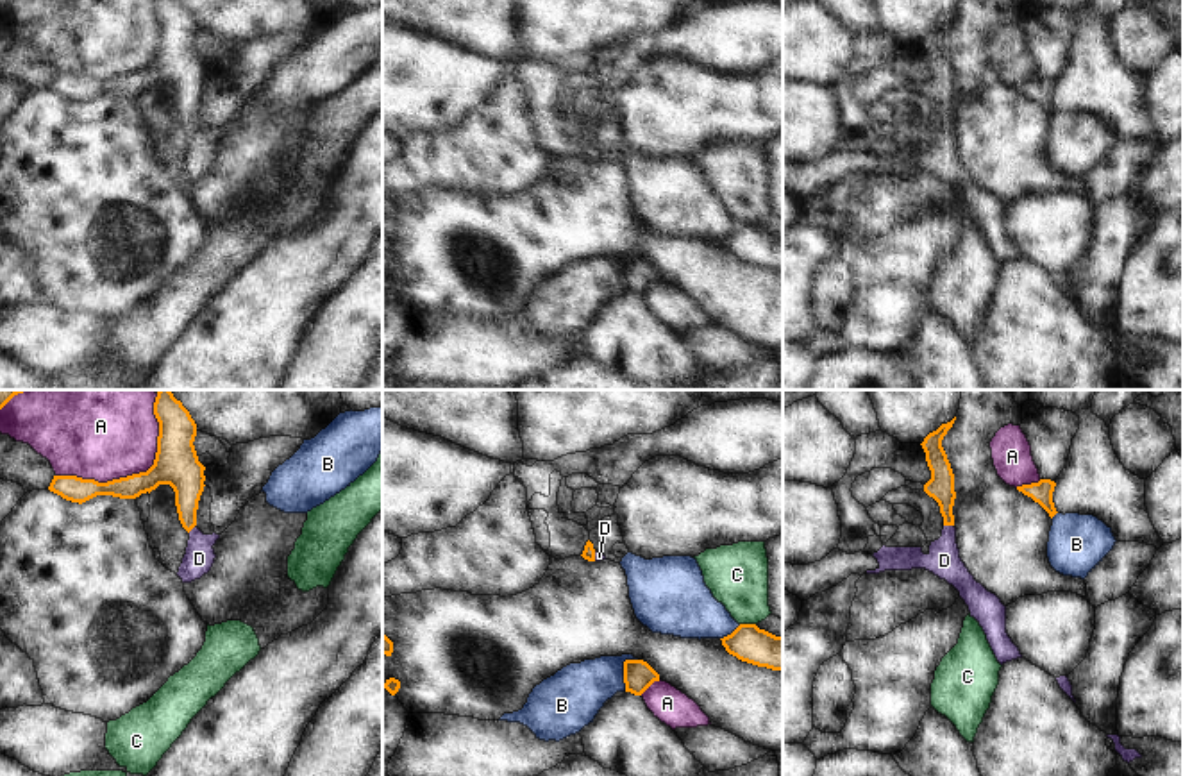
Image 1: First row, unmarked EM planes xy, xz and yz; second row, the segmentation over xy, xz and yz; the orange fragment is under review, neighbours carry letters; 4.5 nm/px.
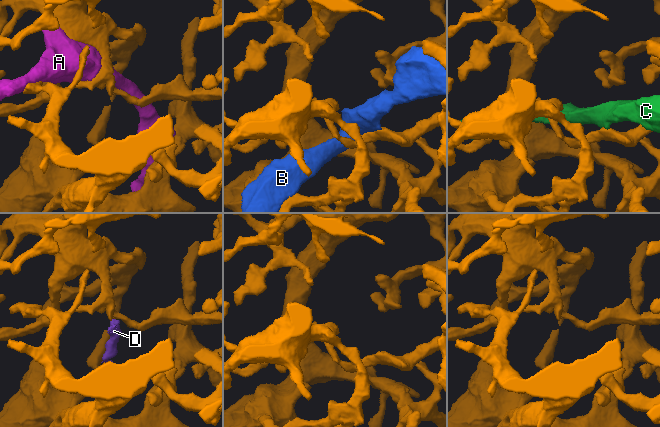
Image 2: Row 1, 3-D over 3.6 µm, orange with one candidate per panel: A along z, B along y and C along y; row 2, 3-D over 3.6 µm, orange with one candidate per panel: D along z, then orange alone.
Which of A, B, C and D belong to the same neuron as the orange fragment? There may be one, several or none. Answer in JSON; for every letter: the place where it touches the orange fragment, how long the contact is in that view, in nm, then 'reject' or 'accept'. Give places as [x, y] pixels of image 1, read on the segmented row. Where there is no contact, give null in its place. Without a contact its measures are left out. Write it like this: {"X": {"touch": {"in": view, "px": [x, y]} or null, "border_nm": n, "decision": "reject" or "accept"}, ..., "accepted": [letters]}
{"A": {"touch": {"in": "xy", "px": [140, 472]}, "border_nm": 600, "decision": "reject"}, "B": {"touch": {"in": "xz", "px": [624, 669]}, "border_nm": 160, "decision": "reject"}, "C": {"touch": {"in": "xz", "px": [747, 624]}, "border_nm": 70, "decision": "reject"}, "D": {"touch": {"in": "yz", "px": [949, 524]}, "border_nm": 50, "decision": "accept"}, "accepted": ["D"]}

